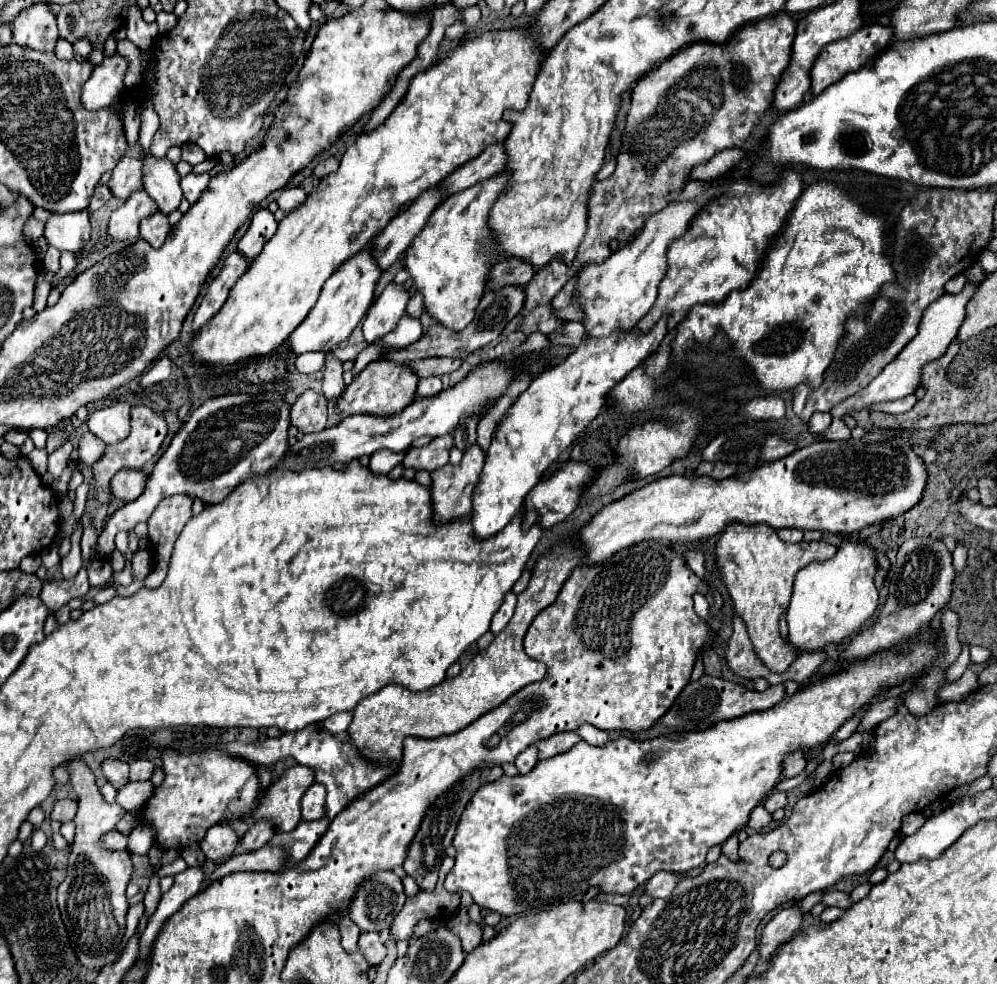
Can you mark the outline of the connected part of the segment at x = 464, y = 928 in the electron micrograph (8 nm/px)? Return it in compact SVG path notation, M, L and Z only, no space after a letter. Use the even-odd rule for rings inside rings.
M458 908L458 912L450 918L448 926L460 936L464 952L472 952L482 942L482 924L476 924L468 918L466 908Z

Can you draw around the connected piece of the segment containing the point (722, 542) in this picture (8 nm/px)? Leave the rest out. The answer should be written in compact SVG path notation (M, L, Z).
M736 522L722 532L716 544L716 564L720 576L734 600L736 614L740 614L746 622L754 650L770 670L784 672L798 656L798 648L782 638L778 626L780 616L788 610L796 572L810 562L830 560L836 550L836 546L826 542L786 544L778 538L776 530L768 528L766 524L746 526Z

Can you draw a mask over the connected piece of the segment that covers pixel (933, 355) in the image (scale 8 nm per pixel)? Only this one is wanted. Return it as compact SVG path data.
M966 282L964 290L960 294L944 294L936 302L932 302L924 310L918 334L912 338L912 344L908 344L908 348L904 348L904 352L900 352L900 356L896 356L896 360L892 360L864 390L860 390L856 396L844 400L844 404L838 404L830 414L834 418L842 418L844 414L848 414L852 410L866 410L866 406L872 404L872 402L898 400L898 398L914 394L920 388L922 368L928 362L938 360L940 356L944 356L948 344L956 338L956 334L960 330L960 324L964 322L964 316L966 316L966 304L972 298L972 294L976 292L976 288L978 288L978 282Z

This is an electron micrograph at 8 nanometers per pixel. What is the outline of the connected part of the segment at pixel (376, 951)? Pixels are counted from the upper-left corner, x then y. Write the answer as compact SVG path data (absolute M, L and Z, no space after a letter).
M360 932L358 950L364 954L368 964L372 964L372 966L380 964L386 956L386 946L384 946L378 932Z

